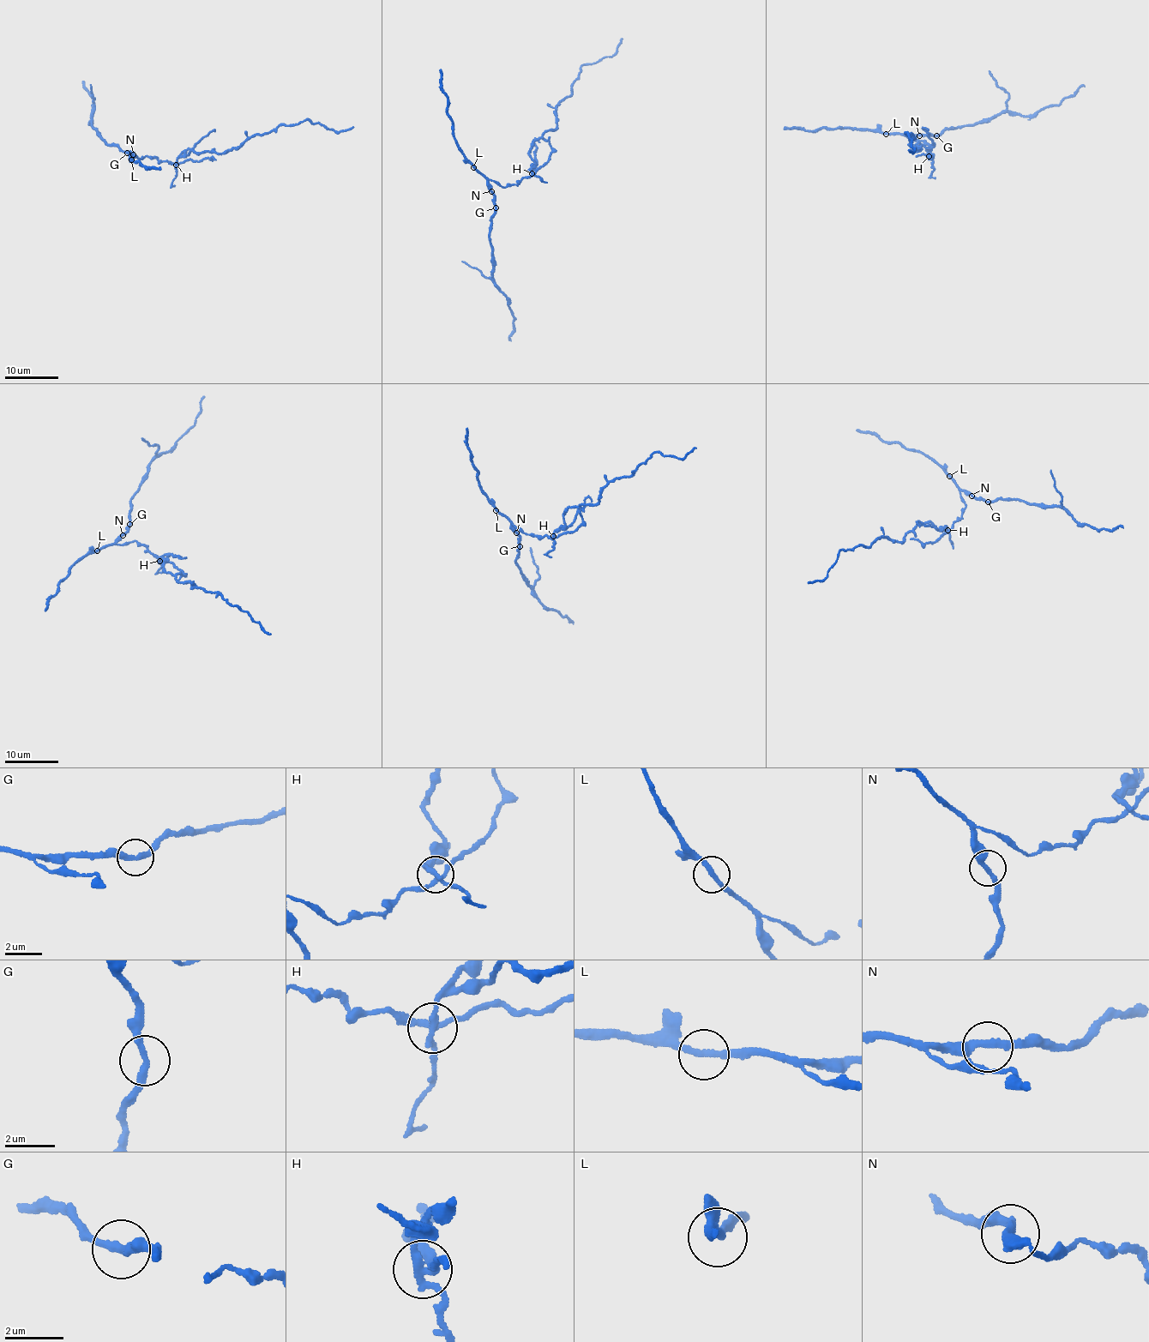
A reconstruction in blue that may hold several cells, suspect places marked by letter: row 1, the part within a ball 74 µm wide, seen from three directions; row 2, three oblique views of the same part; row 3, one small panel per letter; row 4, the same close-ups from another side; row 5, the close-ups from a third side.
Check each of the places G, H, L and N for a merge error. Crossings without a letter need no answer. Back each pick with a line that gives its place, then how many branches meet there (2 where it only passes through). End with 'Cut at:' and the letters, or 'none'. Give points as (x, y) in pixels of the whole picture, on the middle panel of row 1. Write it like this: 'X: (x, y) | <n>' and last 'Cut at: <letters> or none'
G: (496, 207) | 2
H: (532, 173) | 4
Cut at: G, H

